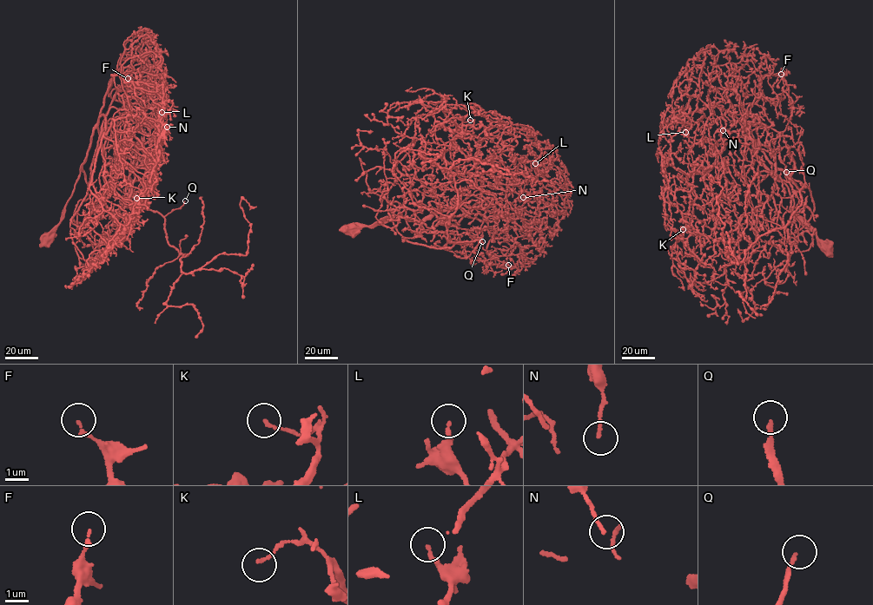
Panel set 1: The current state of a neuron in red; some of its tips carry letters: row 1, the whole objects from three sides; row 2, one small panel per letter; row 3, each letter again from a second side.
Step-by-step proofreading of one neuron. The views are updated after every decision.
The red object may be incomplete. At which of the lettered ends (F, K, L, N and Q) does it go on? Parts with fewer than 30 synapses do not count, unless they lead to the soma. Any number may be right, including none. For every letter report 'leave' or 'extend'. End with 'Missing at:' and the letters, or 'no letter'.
F: leave
K: leave
L: leave
N: leave
Q: extend
Missing at: Q

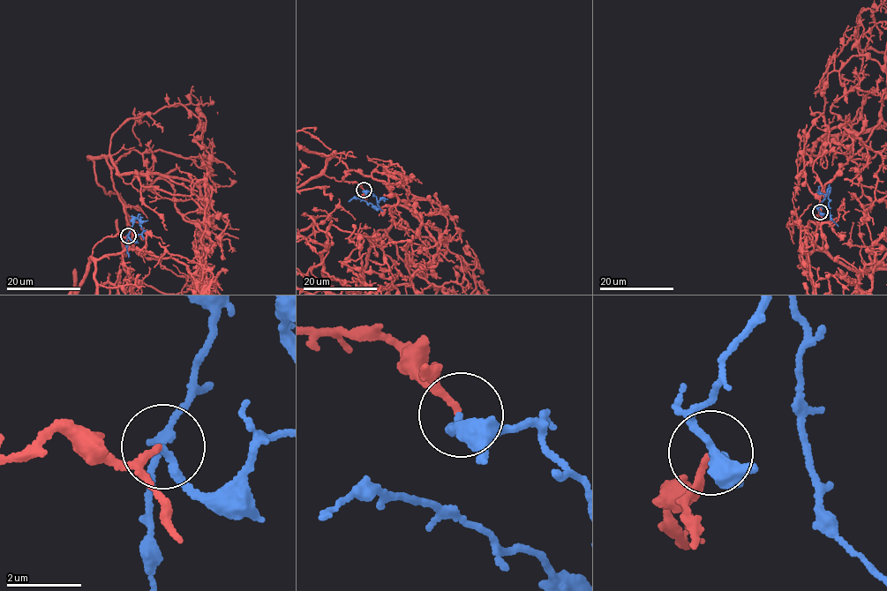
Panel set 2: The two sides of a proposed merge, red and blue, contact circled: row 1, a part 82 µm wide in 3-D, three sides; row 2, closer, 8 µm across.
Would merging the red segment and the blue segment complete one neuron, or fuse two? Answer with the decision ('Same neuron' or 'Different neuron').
Same neuron

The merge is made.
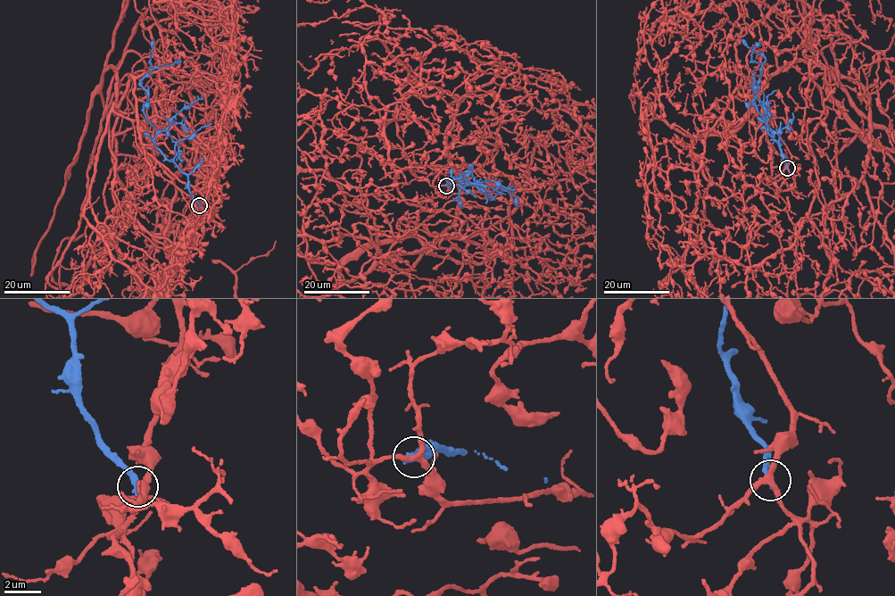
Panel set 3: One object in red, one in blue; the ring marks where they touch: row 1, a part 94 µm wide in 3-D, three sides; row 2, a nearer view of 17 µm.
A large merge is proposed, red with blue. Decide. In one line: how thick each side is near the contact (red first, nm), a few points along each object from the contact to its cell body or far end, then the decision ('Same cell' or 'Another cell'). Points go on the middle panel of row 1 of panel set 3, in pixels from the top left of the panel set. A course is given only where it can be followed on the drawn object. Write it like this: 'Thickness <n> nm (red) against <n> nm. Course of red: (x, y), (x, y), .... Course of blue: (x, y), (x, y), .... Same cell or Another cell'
Thickness 320 nm (red) against 280 nm. Course of red: (446, 185), (489, 193), (426, 164), (460, 182), (428, 244). Course of blue: (446, 185), (454, 185), (450, 178), (471, 173), (476, 186), (488, 194), (505, 190), (515, 197), (517, 207). Another cell

